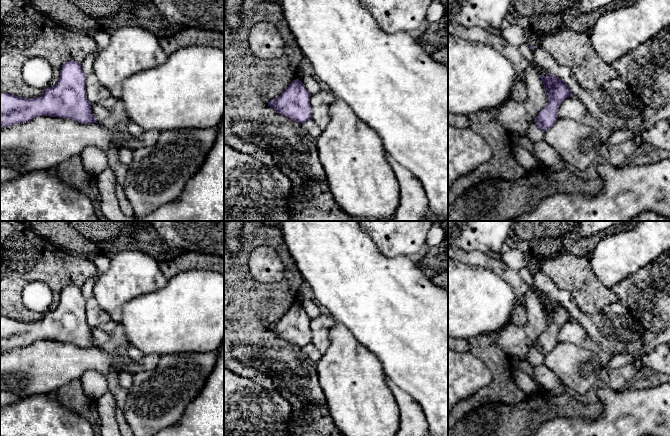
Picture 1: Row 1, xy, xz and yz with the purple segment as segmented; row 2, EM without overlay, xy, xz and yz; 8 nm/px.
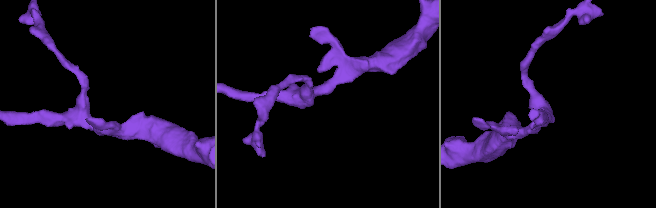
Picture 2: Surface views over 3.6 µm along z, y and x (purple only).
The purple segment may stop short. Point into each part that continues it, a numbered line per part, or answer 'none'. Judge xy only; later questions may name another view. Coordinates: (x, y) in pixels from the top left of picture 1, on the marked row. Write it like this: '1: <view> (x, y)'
none

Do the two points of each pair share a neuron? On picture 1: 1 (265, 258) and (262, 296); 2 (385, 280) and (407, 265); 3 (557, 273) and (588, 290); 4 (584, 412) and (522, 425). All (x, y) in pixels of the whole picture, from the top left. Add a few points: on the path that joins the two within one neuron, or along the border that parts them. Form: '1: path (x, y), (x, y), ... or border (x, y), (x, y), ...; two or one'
1: border (247, 265), (262, 282), (284, 276); two
2: path (390, 280), (402, 270); one
3: path (565, 273), (571, 273), (580, 282); one
4: path (569, 409), (537, 410); one

